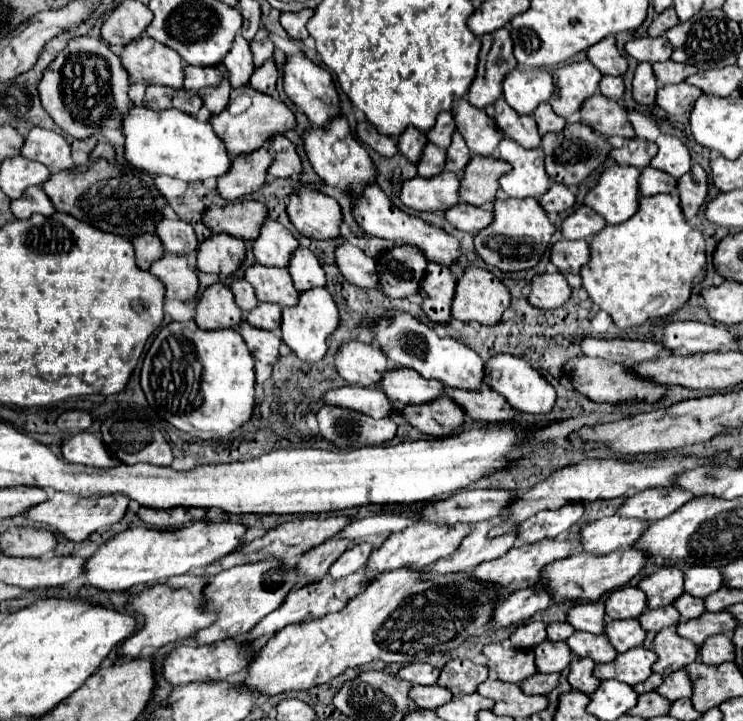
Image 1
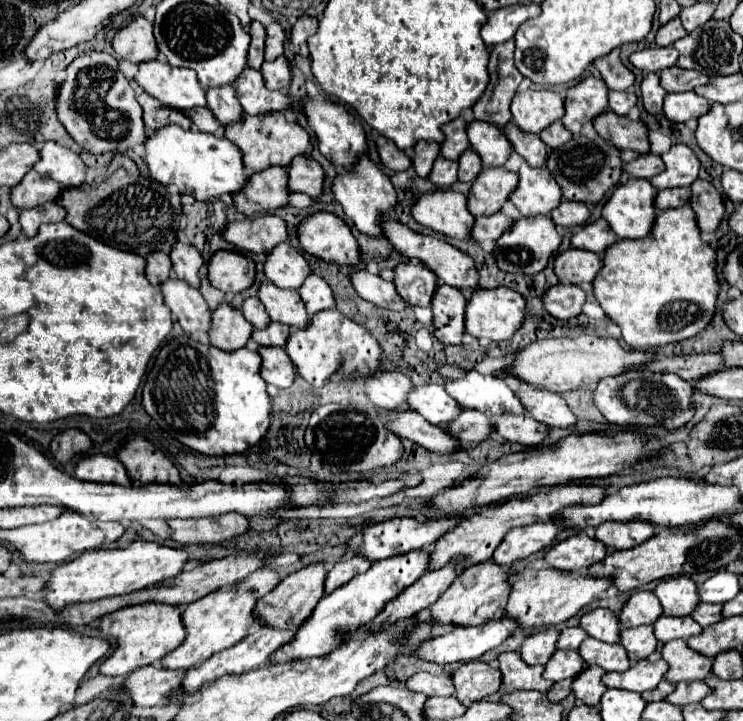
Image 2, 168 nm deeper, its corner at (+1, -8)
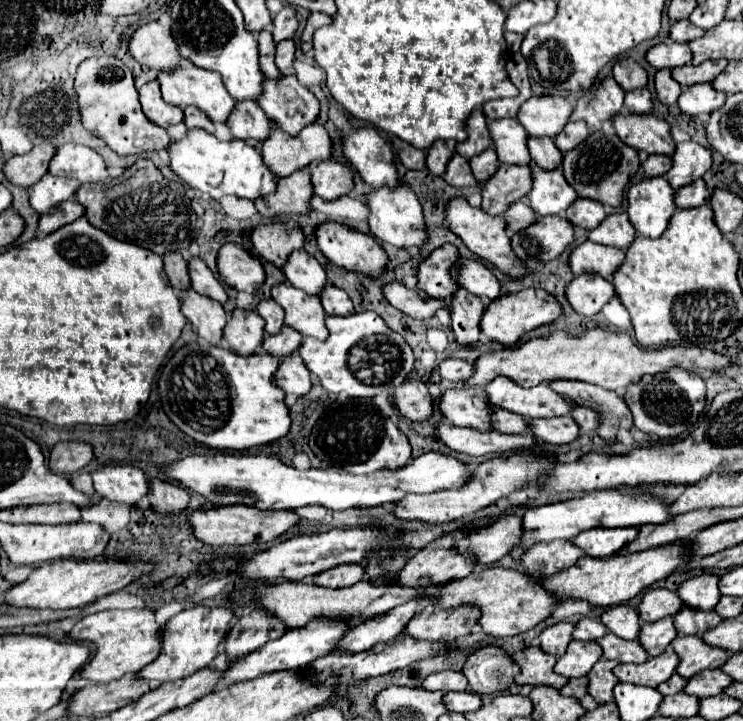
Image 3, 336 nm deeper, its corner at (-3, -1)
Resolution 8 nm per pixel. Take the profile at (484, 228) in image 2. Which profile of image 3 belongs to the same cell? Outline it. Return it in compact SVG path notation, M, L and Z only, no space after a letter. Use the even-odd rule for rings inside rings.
M518 200L516 204L512 204L508 210L506 210L506 222L508 222L508 232L510 234L516 234L520 232L522 228L528 228L530 224L534 224L538 220L538 216L532 212L532 208L524 202L524 200Z

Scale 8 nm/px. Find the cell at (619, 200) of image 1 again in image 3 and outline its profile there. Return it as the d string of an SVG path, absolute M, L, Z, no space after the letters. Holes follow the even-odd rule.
M644 178L642 182L630 186L628 190L628 216L636 226L638 234L648 238L658 238L668 228L672 214L676 190L670 188L668 180Z

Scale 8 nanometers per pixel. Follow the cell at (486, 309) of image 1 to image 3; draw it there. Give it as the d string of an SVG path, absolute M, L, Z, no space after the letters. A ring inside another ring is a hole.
M526 288L518 294L508 294L508 296L500 296L498 300L490 302L484 316L482 316L482 322L480 322L480 328L482 328L482 334L494 342L500 342L504 346L514 346L524 332L530 332L534 328L540 328L544 324L552 324L556 322L560 316L562 316L562 306L560 302L548 294L546 290L540 290L540 288Z

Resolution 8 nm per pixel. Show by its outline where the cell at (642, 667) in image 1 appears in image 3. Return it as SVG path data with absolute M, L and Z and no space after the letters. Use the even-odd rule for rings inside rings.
M668 648L662 656L650 658L646 664L618 664L614 668L614 674L620 682L656 688L676 672L678 662L678 654L672 648Z

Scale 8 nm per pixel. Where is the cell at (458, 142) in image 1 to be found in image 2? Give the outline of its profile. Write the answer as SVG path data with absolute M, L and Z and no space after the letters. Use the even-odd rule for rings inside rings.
M472 149L464 151L458 159L458 181L472 183L476 179L476 175L480 173L480 169L482 169L480 157Z

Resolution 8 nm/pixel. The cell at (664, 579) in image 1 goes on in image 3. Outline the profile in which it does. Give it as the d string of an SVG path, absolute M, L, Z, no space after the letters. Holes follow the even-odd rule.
M702 574L694 576L680 584L678 596L682 596L684 604L696 610L714 610L718 598L722 598L718 590L718 576L716 574Z

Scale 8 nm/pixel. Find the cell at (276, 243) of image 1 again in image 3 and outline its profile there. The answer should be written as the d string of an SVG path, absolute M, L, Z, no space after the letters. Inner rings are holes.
M304 250L292 252L282 272L292 282L292 286L308 292L310 296L320 296L320 292L328 284L326 270L322 268L322 264Z

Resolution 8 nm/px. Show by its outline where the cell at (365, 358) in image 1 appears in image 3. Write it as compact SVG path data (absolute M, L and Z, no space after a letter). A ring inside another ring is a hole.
M406 380L396 388L396 408L410 422L424 422L434 412L434 400L428 392L428 386L420 380Z

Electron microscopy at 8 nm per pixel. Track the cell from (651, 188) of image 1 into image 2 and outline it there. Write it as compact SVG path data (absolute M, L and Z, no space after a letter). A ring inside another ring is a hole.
M662 189L658 191L658 199L654 199L656 209L672 209L672 207L682 207L690 199L690 189Z

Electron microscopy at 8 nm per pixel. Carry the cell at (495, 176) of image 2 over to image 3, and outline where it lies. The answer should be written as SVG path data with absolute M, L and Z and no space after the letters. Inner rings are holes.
M500 164L498 172L482 186L482 210L486 210L490 216L500 216L512 202L524 198L530 188L530 166Z

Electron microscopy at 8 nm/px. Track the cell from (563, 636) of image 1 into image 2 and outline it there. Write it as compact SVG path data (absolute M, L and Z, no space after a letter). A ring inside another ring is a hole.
M572 627L572 629L564 629L558 637L558 643L556 647L558 649L578 649L580 643L586 639L586 631L580 629L580 627Z

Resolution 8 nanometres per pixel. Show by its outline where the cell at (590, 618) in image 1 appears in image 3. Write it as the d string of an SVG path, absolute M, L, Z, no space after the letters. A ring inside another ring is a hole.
M618 604L614 608L608 608L602 614L602 622L606 624L606 628L612 634L616 634L616 636L620 636L624 640L636 640L638 638L640 616L628 604Z

